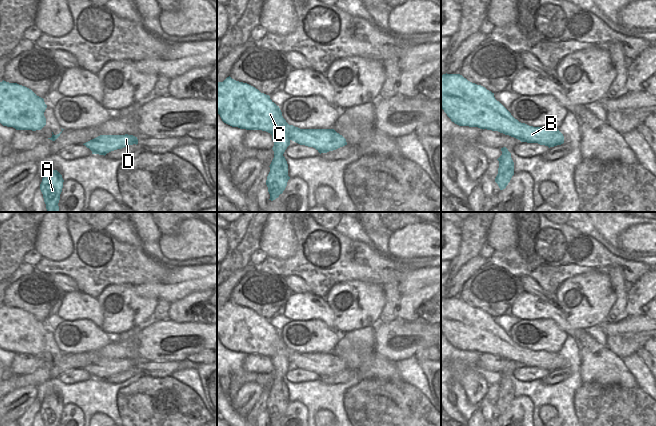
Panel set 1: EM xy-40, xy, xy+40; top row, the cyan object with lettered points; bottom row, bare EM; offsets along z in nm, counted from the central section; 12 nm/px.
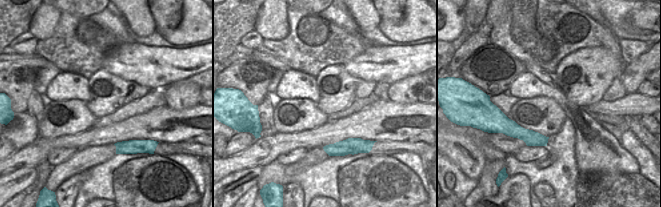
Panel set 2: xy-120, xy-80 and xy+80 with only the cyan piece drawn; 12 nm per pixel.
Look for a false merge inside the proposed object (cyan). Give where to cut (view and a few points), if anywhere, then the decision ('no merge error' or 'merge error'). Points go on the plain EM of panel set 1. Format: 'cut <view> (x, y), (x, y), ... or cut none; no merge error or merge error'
cut xy (283, 376), (274, 379); merge error

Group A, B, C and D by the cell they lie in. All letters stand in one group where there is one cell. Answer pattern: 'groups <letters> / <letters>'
groups A / B C D

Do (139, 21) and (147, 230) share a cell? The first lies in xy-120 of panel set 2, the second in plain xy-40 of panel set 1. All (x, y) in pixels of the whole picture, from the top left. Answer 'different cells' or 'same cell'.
same cell

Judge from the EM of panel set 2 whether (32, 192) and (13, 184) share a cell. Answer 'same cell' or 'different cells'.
different cells

